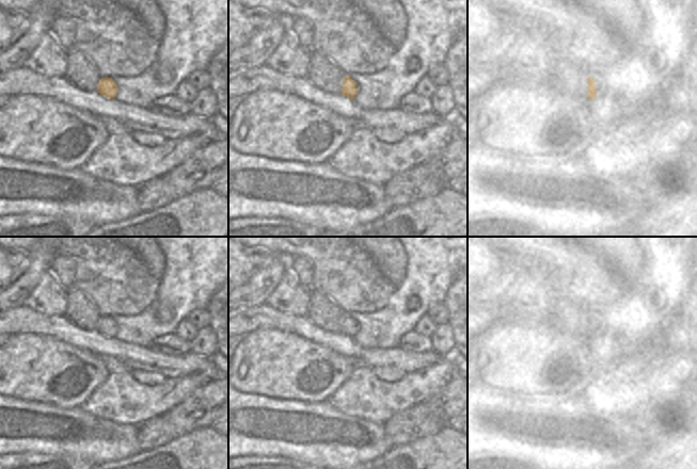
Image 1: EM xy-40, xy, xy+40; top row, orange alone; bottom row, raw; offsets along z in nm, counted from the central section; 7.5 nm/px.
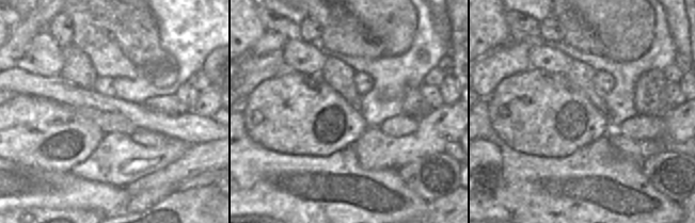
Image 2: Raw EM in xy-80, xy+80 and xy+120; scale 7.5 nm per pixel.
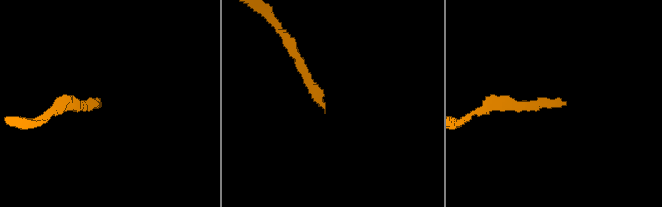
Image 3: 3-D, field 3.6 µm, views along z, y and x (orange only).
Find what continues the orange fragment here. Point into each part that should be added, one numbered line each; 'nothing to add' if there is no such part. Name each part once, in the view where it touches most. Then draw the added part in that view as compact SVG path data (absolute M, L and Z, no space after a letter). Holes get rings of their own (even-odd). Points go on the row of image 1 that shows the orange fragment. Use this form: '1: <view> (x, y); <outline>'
1: xy+40 (599, 85); M595 80L595 85L597 87L597 96L599 96L603 92L603 83Z

